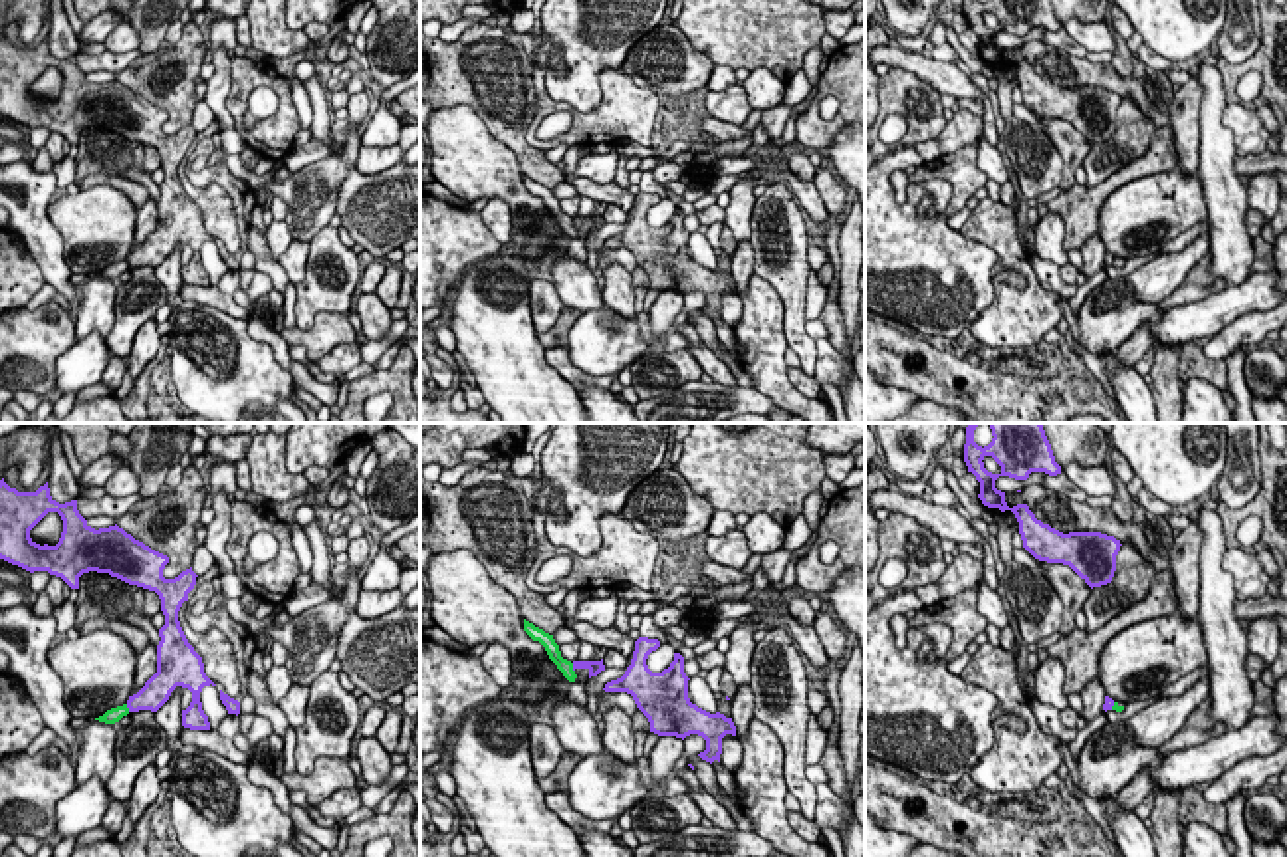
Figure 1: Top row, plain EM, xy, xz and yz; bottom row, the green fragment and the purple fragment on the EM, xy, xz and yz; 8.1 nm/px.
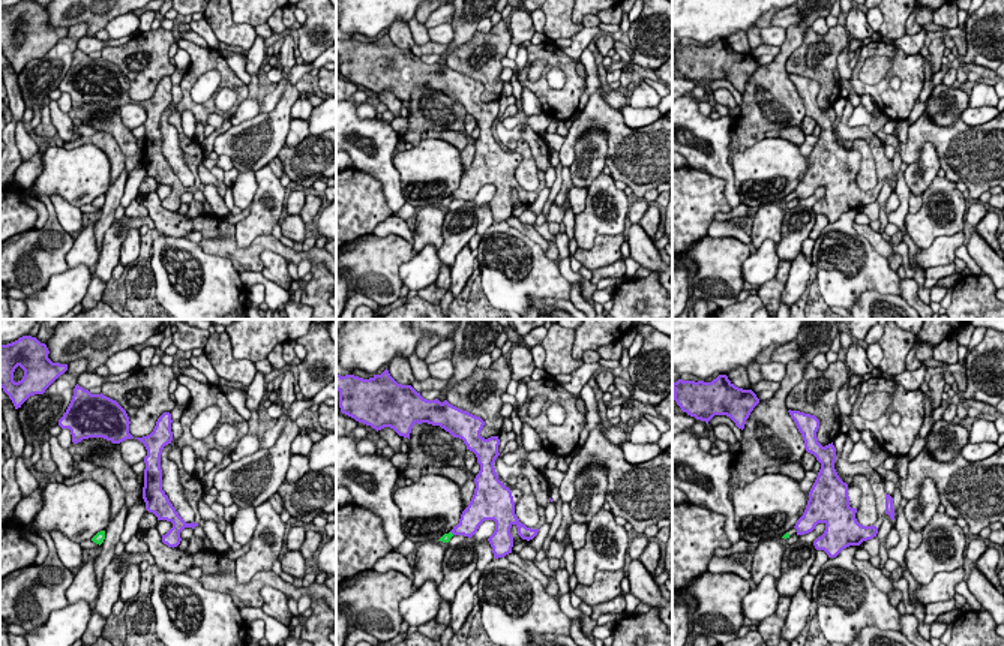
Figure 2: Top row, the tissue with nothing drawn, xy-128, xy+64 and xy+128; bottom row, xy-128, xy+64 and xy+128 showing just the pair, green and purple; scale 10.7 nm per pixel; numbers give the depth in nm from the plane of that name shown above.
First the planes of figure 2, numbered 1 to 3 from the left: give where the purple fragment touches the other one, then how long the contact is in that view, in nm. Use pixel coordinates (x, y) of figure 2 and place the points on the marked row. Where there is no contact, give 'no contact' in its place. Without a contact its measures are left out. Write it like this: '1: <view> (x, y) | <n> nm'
1: no contact
2: no contact
3: no contact

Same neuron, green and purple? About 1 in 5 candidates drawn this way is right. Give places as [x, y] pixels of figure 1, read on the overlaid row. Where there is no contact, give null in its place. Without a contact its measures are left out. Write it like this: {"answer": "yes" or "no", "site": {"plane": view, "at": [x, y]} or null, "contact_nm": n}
{"answer": "no", "site": {"plane": "xz", "at": [572, 667]}, "contact_nm": 80}

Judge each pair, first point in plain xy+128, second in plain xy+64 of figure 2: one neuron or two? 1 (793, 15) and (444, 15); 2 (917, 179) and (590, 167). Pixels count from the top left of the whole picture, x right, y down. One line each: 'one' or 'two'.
1: one
2: one

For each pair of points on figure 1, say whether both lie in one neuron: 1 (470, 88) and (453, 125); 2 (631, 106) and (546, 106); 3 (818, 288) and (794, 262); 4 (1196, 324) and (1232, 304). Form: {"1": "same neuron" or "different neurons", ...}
{"1": "different neurons", "2": "same neuron", "3": "different neurons", "4": "same neuron"}

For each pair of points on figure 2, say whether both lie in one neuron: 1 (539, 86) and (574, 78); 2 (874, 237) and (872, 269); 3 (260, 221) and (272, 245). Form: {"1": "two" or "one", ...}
{"1": "one", "2": "two", "3": "two"}

